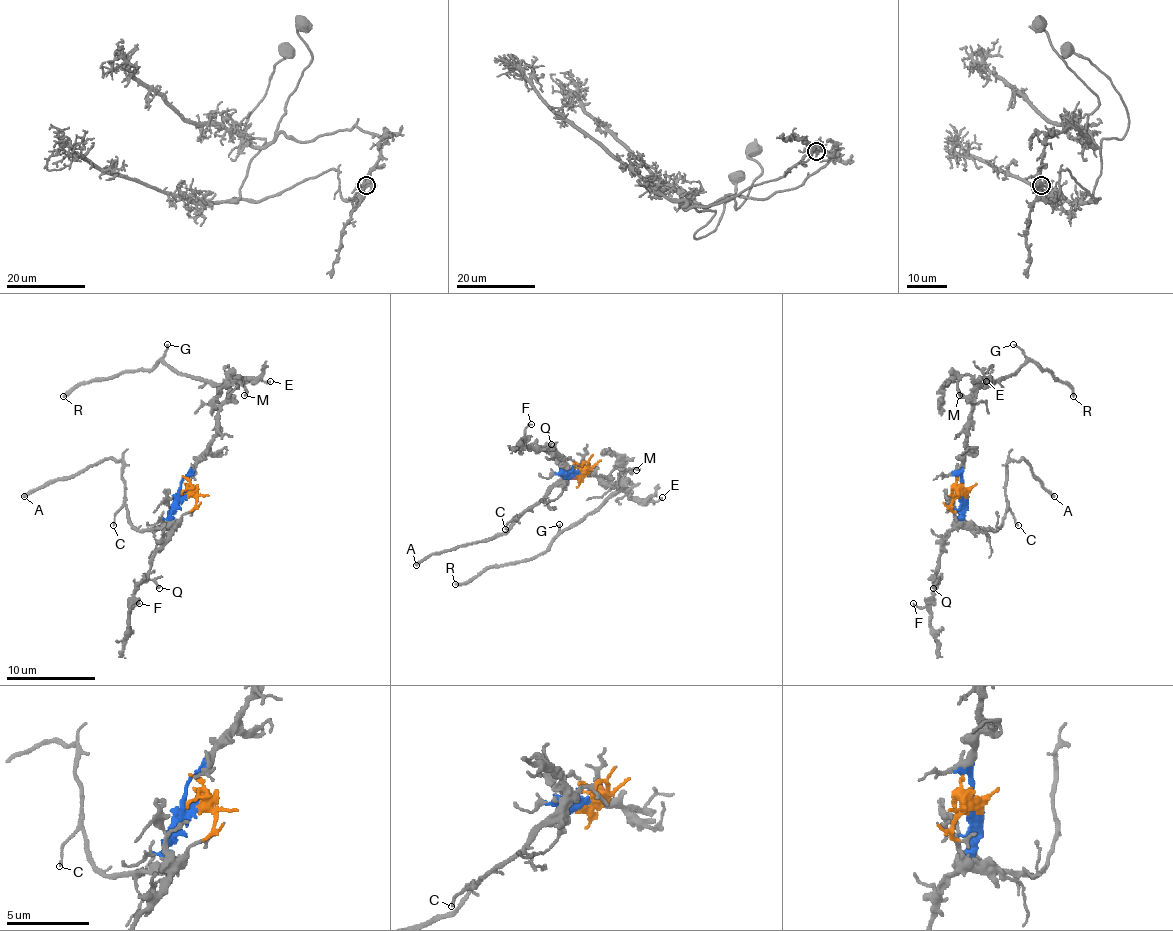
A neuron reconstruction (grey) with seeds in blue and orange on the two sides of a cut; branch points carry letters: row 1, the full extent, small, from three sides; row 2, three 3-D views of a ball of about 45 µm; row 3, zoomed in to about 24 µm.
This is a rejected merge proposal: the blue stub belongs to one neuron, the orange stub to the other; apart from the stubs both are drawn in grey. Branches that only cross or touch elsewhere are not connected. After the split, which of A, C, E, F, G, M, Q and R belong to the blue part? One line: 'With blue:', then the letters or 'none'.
With blue: E, G, M, R

